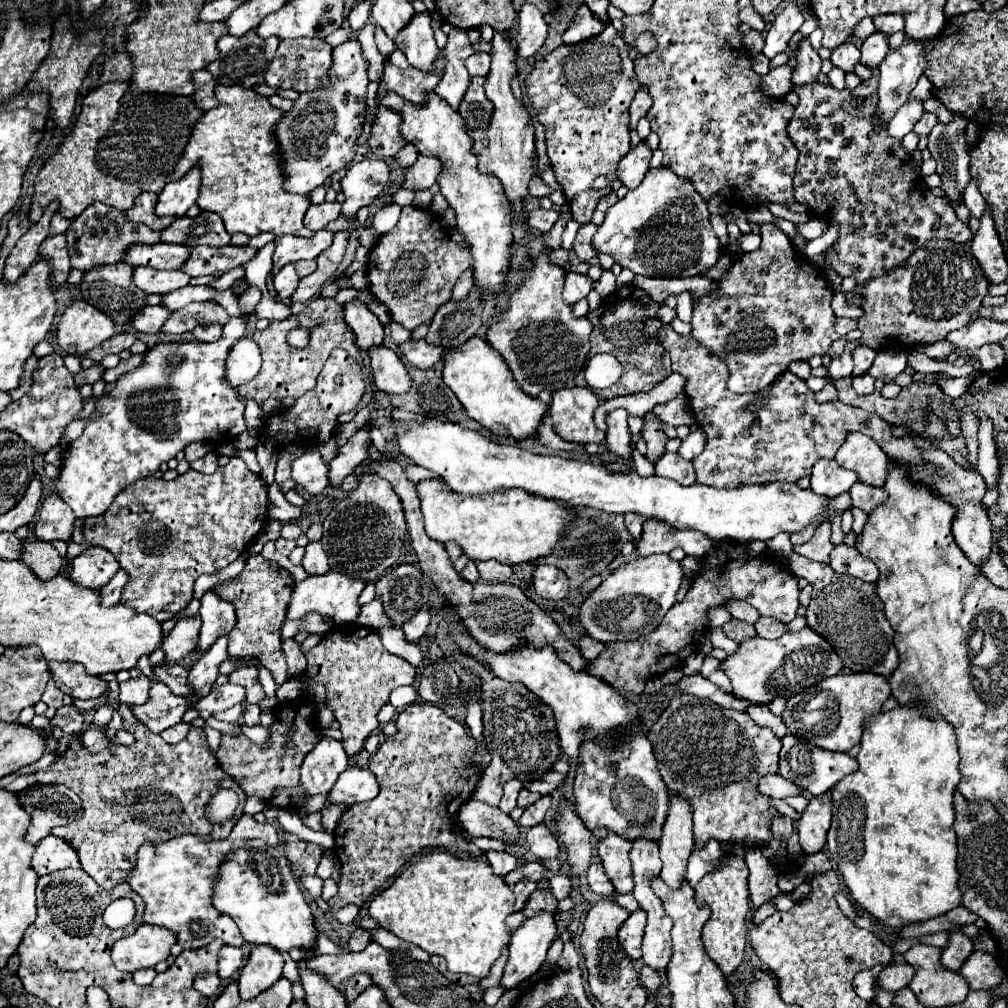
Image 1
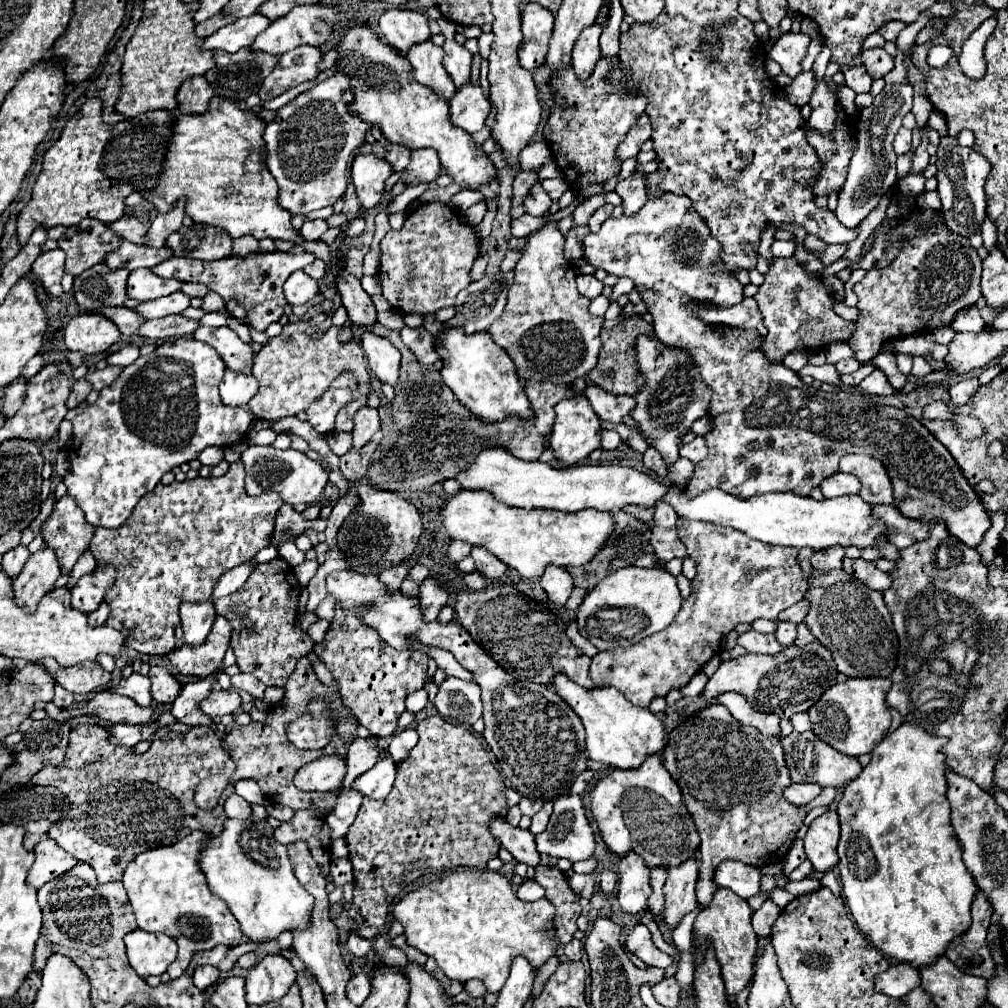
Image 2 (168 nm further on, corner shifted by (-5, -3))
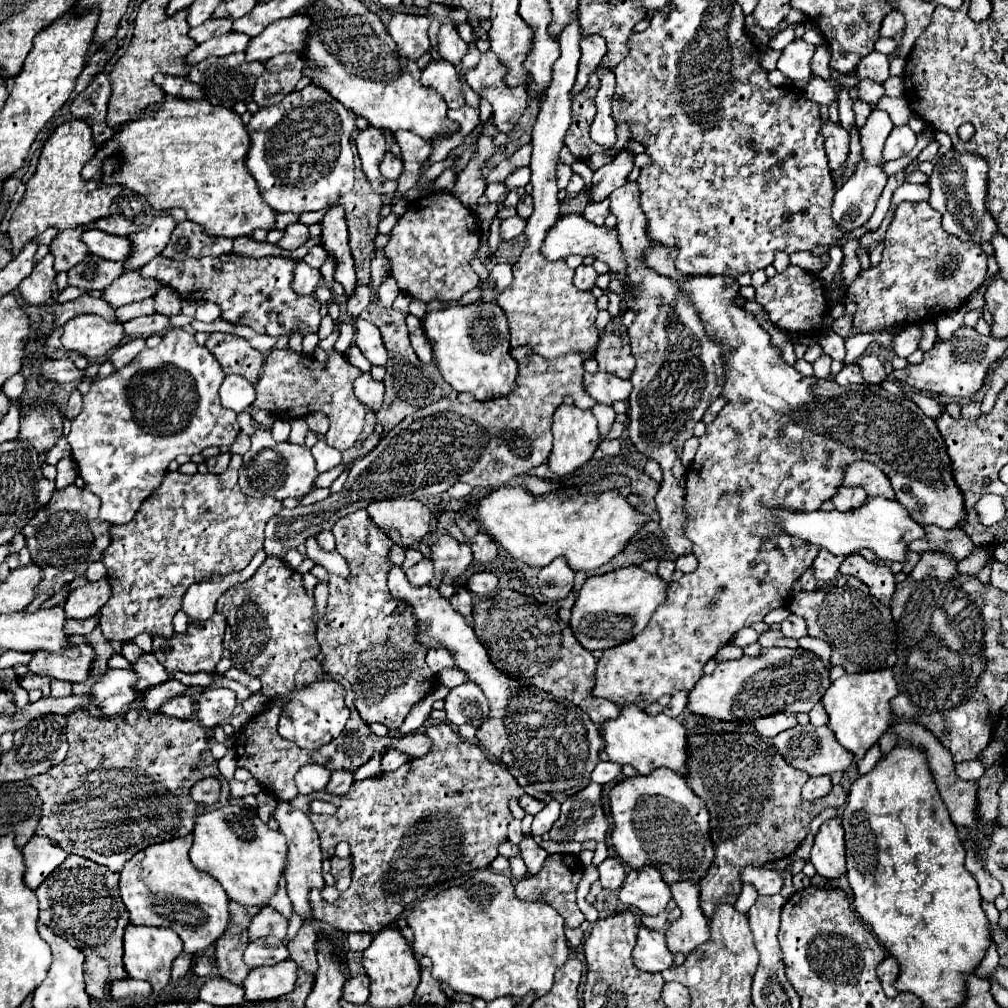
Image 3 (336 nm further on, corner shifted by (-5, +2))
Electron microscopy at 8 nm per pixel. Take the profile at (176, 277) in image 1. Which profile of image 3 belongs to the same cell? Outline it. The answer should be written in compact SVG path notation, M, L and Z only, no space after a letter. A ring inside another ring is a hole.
M129 269L127 273L123 273L123 277L115 279L111 289L103 291L103 299L109 305L121 307L133 301L143 301L147 297L155 297L157 291L163 287L163 283L155 281L155 279L145 279L141 275L141 269Z

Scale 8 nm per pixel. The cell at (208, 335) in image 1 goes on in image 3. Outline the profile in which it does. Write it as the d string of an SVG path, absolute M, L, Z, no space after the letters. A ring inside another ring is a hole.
M195 333L199 345L205 345L221 363L223 371L245 377L255 383L259 379L263 353L251 347L251 343L243 337L231 333Z

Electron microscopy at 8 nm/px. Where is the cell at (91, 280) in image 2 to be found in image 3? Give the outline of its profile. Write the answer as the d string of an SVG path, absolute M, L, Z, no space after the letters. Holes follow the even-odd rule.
M95 255L85 257L81 263L77 263L73 269L69 269L69 285L91 293L91 291L103 291L107 289L117 277L121 277L125 271L123 263L113 263Z

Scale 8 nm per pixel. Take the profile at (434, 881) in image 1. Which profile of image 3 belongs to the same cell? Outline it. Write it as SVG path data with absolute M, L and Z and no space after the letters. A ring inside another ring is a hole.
M489 867L479 871L463 885L443 889L433 899L415 901L405 919L415 933L415 955L427 955L433 961L433 977L449 983L457 993L469 993L485 1001L493 1001L501 995L511 995L515 1001L519 1001L531 989L537 993L537 997L545 995L553 985L553 973L569 957L569 945L561 929L563 917L545 901L517 899L509 877L495 873Z

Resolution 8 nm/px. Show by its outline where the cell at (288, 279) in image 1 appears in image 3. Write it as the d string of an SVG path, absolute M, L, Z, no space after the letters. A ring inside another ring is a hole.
M297 261L293 281L291 281L291 287L293 287L293 291L297 295L313 295L319 281L321 281L319 269L309 267L305 261Z

